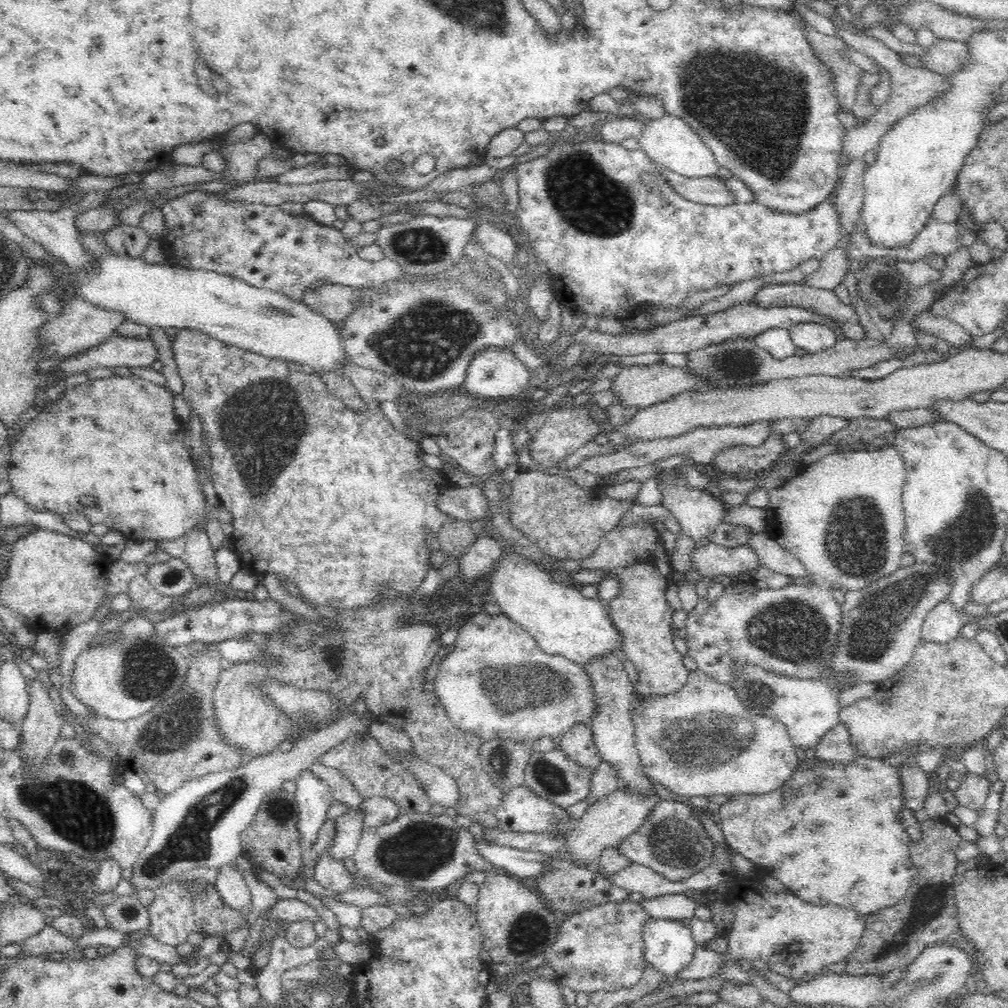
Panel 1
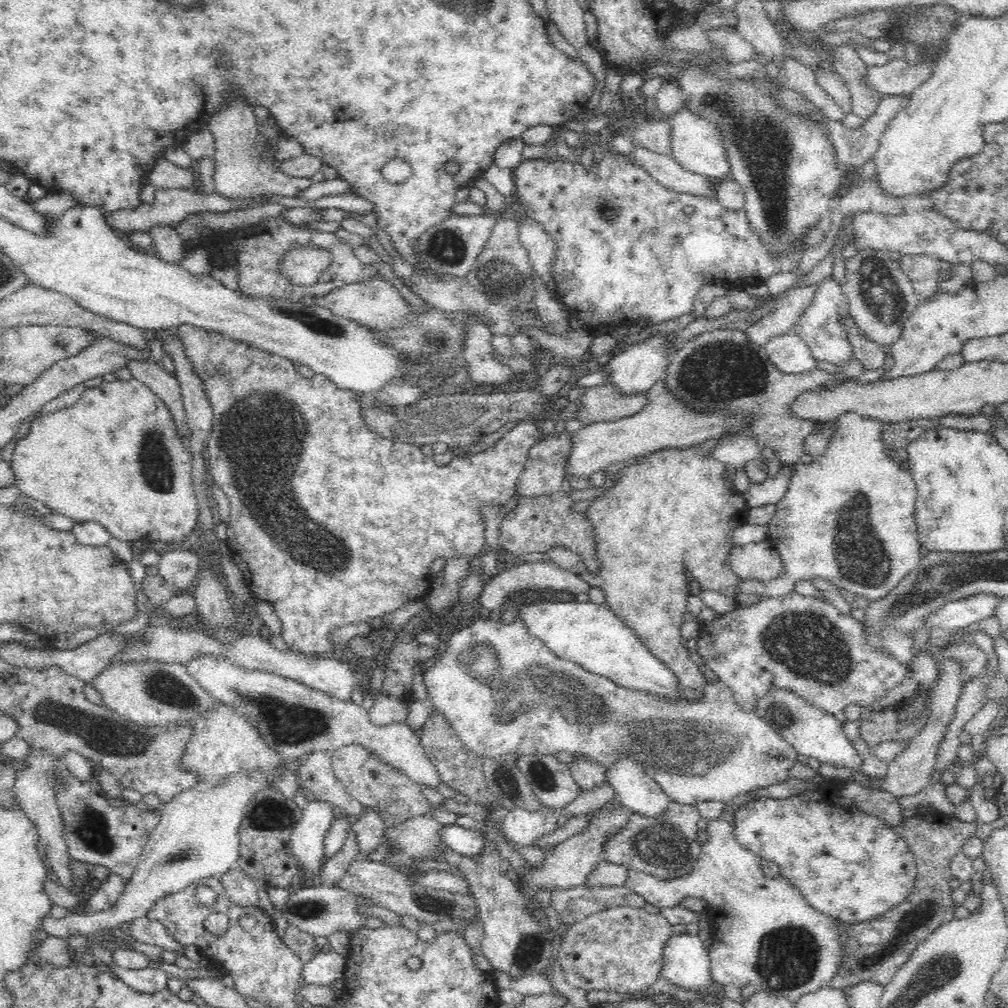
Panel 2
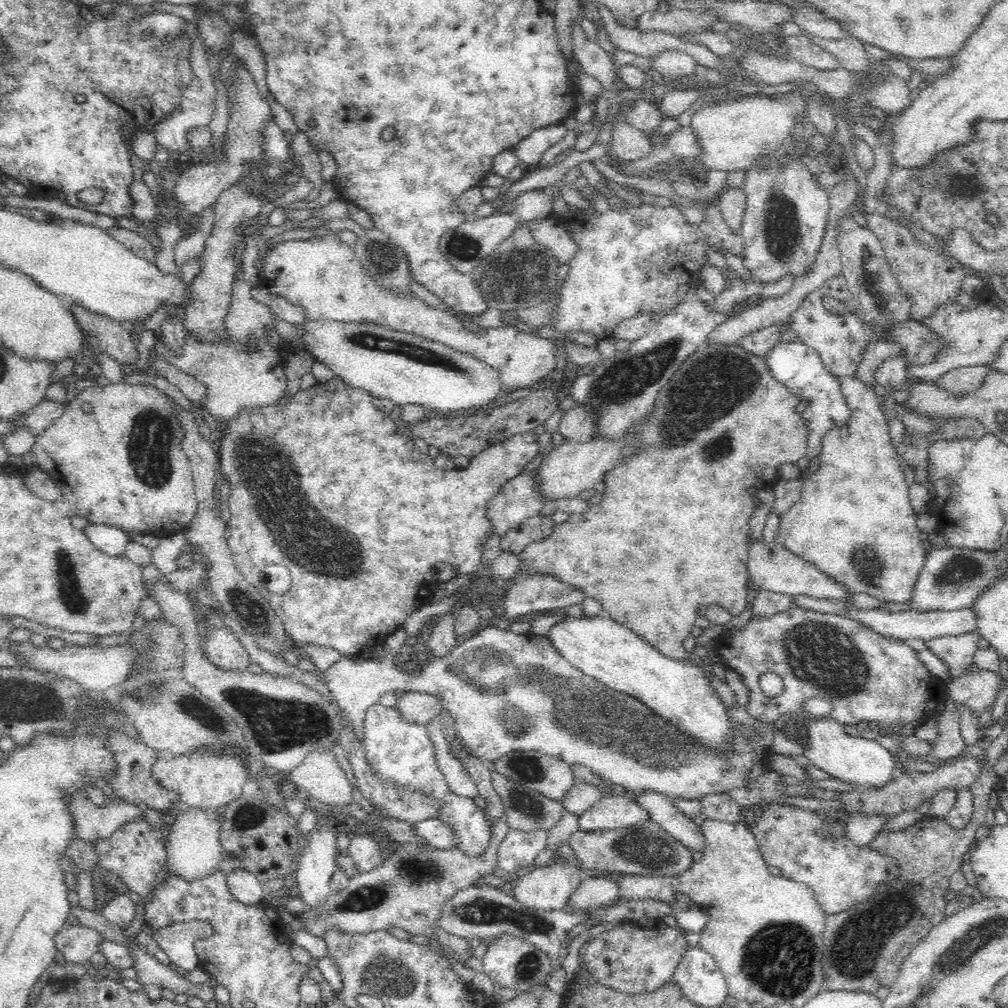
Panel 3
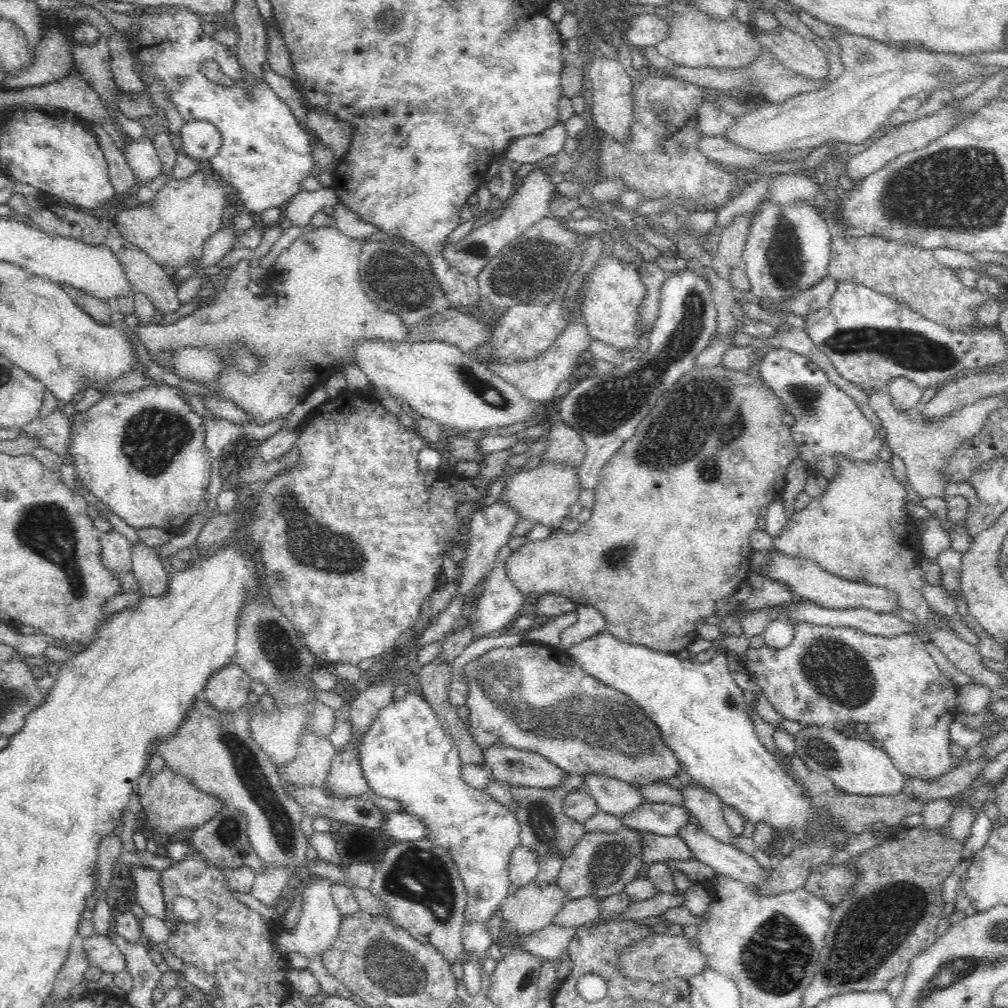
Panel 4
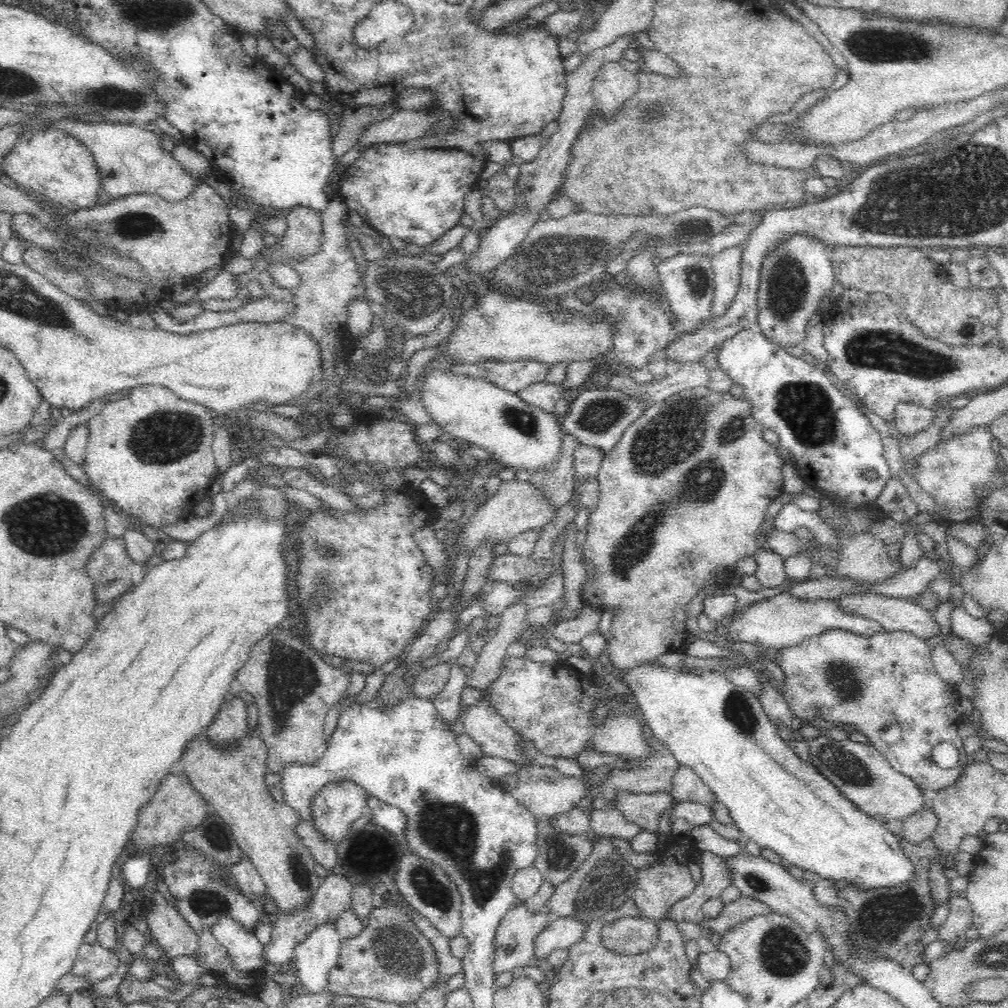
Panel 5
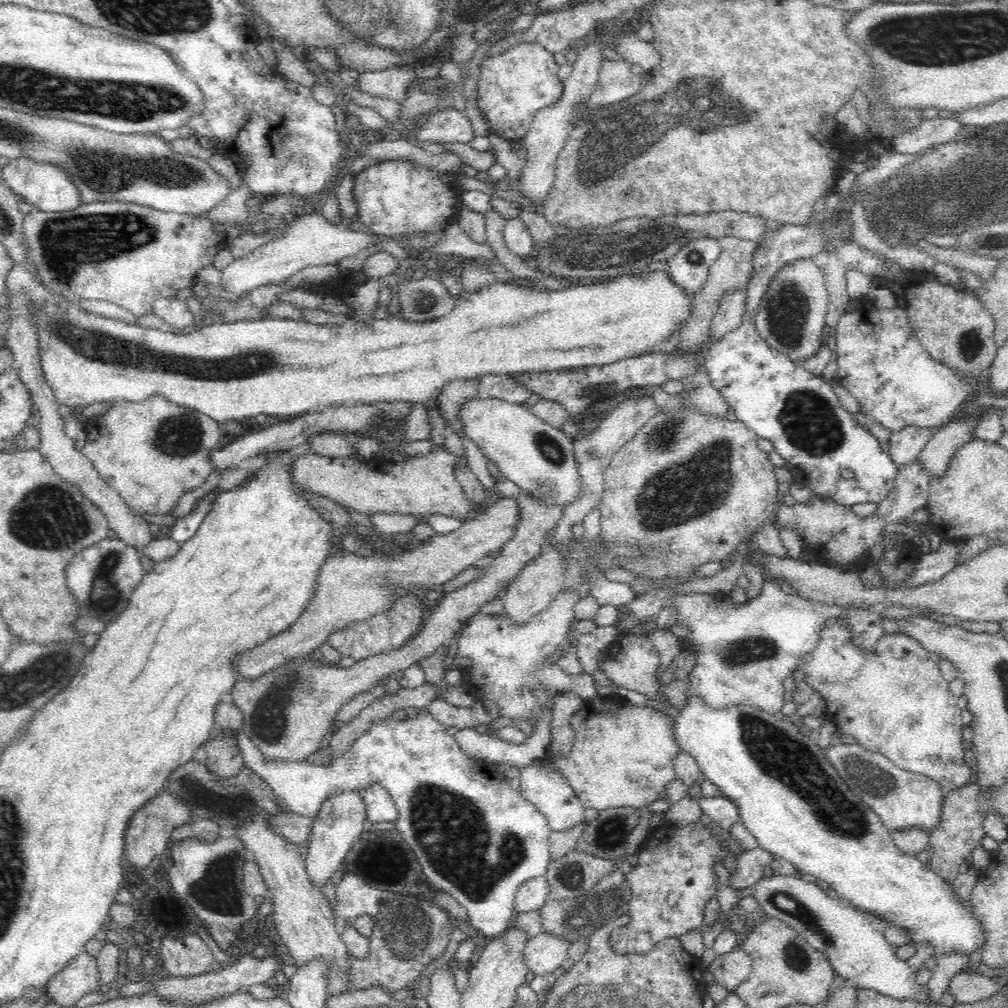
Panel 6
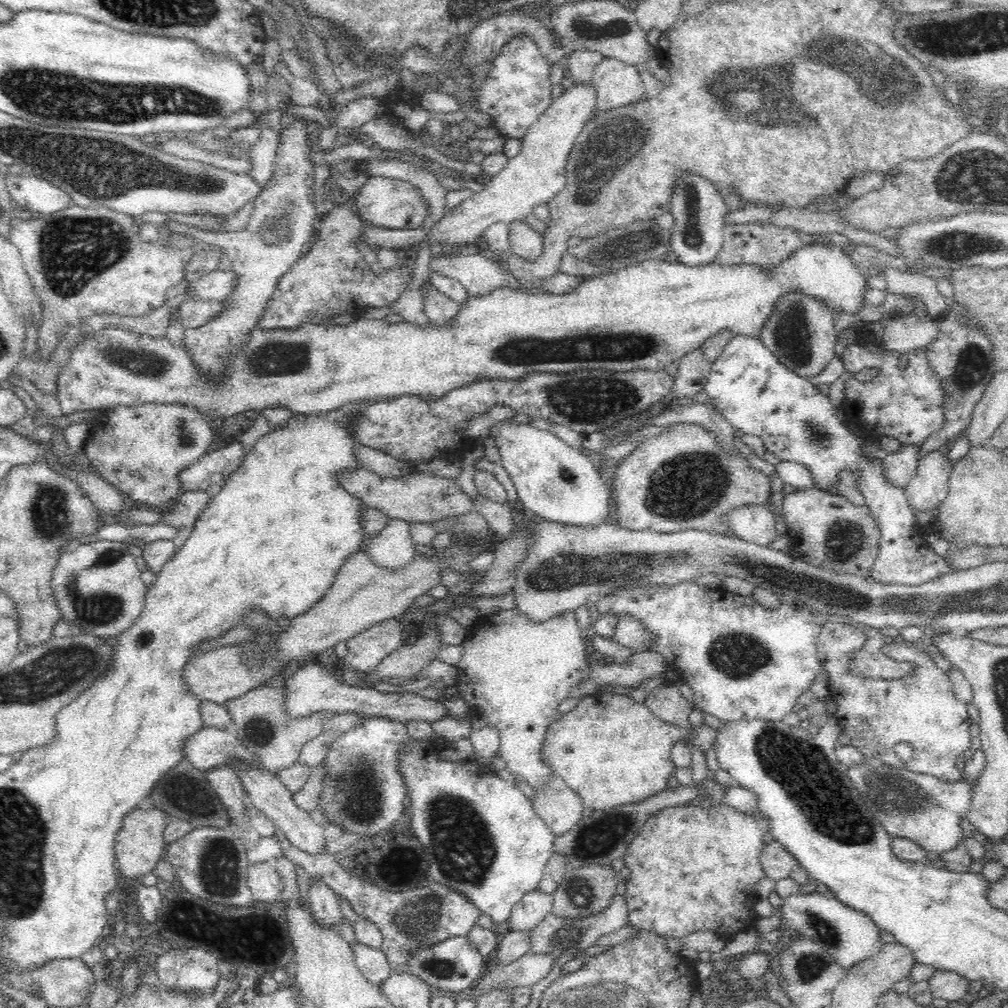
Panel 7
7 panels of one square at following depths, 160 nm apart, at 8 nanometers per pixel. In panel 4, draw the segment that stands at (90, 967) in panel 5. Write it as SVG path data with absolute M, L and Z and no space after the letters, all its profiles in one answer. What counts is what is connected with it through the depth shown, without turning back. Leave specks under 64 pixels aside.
M92 935L84 938L83 950L89 957L90 965L98 966L103 972L122 972L127 968L127 960L108 936Z

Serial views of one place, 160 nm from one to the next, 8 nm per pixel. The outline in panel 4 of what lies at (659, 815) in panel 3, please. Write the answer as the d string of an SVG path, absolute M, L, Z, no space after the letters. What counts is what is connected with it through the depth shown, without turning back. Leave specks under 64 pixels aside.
M689 822L678 834L694 853L696 860L711 866L715 873L758 887L766 886L772 871L766 871L756 858L735 846L720 842L698 823Z

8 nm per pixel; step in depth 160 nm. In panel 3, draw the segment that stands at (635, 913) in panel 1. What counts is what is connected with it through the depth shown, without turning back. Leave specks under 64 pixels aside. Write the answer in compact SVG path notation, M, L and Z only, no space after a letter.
M663 920L632 922L624 921L613 929L606 930L582 944L578 959L588 976L596 981L625 993L640 993L658 990L674 976L676 966L688 952L685 933L678 927L666 925Z

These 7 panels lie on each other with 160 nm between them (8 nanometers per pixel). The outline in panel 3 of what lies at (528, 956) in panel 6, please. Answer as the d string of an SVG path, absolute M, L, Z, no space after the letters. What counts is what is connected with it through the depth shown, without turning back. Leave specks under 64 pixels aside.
M619 875L586 878L570 895L566 909L579 913L586 908L610 905L620 898Z

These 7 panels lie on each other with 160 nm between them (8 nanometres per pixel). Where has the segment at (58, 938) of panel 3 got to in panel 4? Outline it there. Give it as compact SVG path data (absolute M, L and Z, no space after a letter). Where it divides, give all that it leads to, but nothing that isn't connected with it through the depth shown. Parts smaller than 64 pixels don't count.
M70 949L68 960L64 962L64 966L59 971L49 998L58 1001L70 998L72 988L85 980L83 976L88 966L90 966L90 960L87 954L85 954L85 950L74 952Z

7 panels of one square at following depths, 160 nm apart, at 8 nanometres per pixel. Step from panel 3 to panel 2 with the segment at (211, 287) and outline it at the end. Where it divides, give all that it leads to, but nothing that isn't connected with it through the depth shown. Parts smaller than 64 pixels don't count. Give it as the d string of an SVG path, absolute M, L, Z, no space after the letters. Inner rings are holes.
M232 93L224 103L224 108L216 112L216 116L212 116L207 124L215 139L213 159L216 165L213 179L218 195L232 200L256 199L263 195L296 197L298 192L313 184L311 179L290 177L276 171L270 160L264 158L264 147L268 142L258 130L255 108L244 97ZM180 325L178 328L180 342L184 343L184 351L190 363L194 365L196 375L202 379L206 397L210 400L213 412L212 430L207 441L208 464L215 484L229 499L231 517L227 522L226 543L229 555L243 572L244 578L253 593L253 597L269 603L274 607L278 618L282 621L282 638L290 651L304 655L323 656L331 653L332 632L353 624L369 624L374 618L384 618L394 614L408 602L415 602L429 593L432 583L430 566L436 558L465 558L472 560L481 556L487 548L486 523L482 517L482 506L503 506L517 492L518 503L526 496L554 494L558 490L570 491L565 481L565 466L571 453L571 436L573 432L564 431L561 435L555 432L544 438L540 433L539 423L518 423L492 447L479 453L466 455L455 454L451 462L438 466L434 460L424 455L419 445L384 438L381 434L368 428L362 415L358 394L338 388L325 374L316 373L307 379L296 371L296 365L290 359L270 354L262 349L252 347L248 343L235 341L222 333L208 331L194 325Z

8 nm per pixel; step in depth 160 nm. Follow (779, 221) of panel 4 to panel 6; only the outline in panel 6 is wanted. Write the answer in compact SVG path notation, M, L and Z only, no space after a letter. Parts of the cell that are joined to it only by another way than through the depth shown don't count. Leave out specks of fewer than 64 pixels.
M812 259L796 260L772 279L758 312L755 327L759 335L774 349L785 354L790 360L802 364L816 356L822 346L822 330L828 314L828 291L825 271Z

